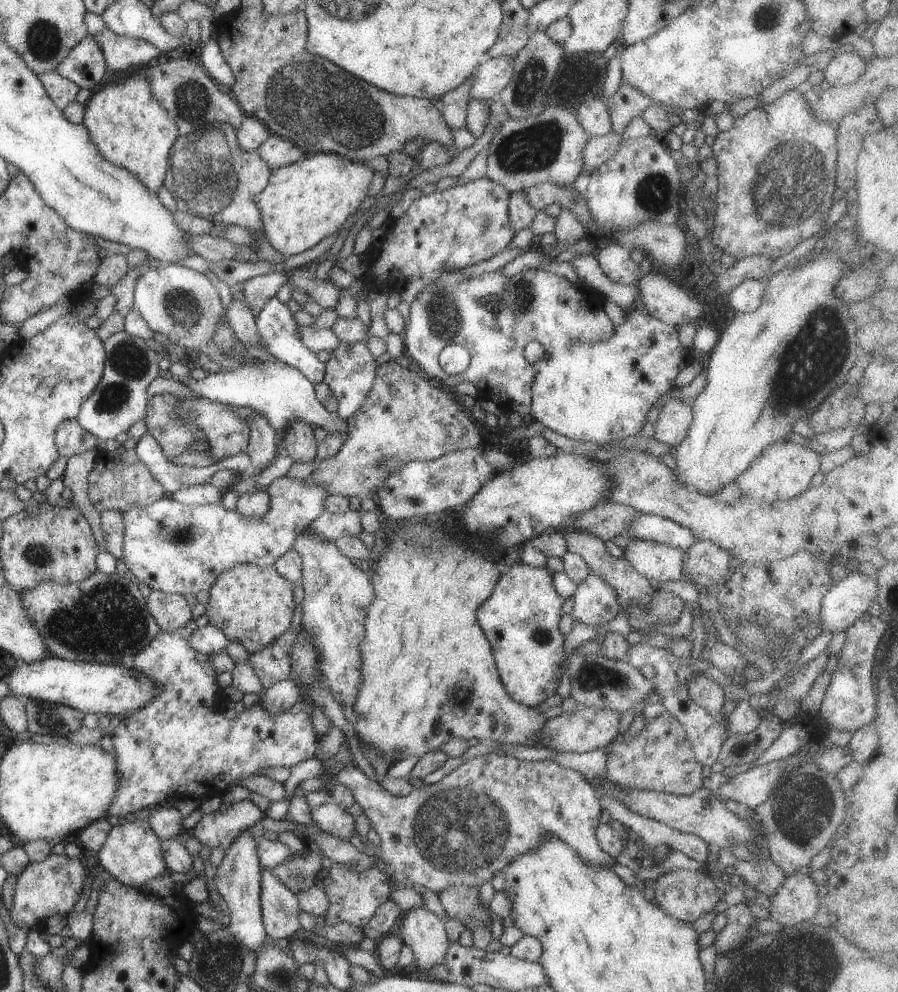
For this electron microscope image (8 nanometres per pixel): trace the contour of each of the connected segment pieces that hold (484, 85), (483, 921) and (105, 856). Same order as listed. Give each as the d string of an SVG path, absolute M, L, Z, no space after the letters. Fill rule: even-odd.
M516 56L485 58L473 72L474 80L470 86L471 100L494 100L510 82L514 72Z
M456 884L444 891L440 890L438 896L440 902L443 902L447 916L456 918L462 926L472 932L473 946L486 950L492 940L492 918L490 906L482 903L479 894L480 889Z
M137 819L134 822L123 820L119 825L111 828L106 842L102 844L97 854L98 861L118 882L129 887L141 887L168 870L160 842L162 839L157 836L146 820Z

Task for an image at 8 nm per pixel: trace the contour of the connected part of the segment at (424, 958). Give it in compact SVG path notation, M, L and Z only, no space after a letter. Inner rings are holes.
M425 904L408 910L396 930L405 944L412 948L416 966L420 970L432 970L440 960L445 960L450 941L444 922Z

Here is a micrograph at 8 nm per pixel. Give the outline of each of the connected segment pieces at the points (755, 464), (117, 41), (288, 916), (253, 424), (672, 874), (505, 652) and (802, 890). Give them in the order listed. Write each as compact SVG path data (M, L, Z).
M776 442L764 448L764 452L760 452L760 456L756 456L756 460L752 460L752 464L735 481L743 496L767 501L790 500L812 486L812 478L820 470L819 456L800 443Z
M106 28L93 37L94 42L98 42L98 46L102 48L106 66L112 72L134 66L144 67L163 58L164 53L146 40L120 36Z
M261 867L261 918L270 940L289 938L301 928L298 916L302 912L296 895L282 884L270 869Z
M262 413L256 414L252 419L248 417L246 420L250 426L250 442L247 453L252 460L254 471L260 471L277 458L276 432L270 428L270 424Z
M674 868L664 876L656 879L654 885L657 905L664 910L669 917L680 922L691 923L708 912L712 911L720 901L715 880L706 871L690 871Z
M519 562L500 576L500 580L494 588L494 594L484 602L484 606L480 608L480 614L478 614L480 626L482 626L482 630L491 644L500 680L506 688L506 692L512 700L533 709L540 706L546 698L556 692L563 676L562 669L565 656L562 645L565 637L560 632L560 621L564 615L562 611L564 598L556 592L552 576L554 576L554 573L548 570L547 566L534 567Z
M787 875L780 890L770 896L770 918L783 926L811 920L822 905L818 897L818 885L809 875Z

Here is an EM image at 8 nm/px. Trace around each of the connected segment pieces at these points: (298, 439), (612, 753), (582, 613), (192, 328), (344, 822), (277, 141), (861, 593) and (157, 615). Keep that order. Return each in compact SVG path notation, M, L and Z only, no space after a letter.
M294 420L284 432L283 445L294 462L312 462L317 458L319 442L314 437L314 426L304 420Z
M667 710L656 718L648 719L644 728L636 735L616 735L616 738L606 748L607 780L614 782L620 788L638 788L656 792L673 793L678 796L688 796L703 787L702 764L695 759L694 749L688 740L684 727Z
M592 572L580 582L573 596L574 607L571 614L574 620L594 625L601 631L621 610L614 588Z
M149 263L136 280L134 306L154 332L165 334L181 346L186 357L198 356L225 316L226 306L222 304L213 278L186 266Z
M325 803L311 808L312 820L316 827L336 838L350 842L356 831L356 817L340 808L337 804Z
M271 134L266 138L257 150L260 158L266 160L266 164L271 169L294 164L307 156L303 149L292 144L292 141L284 140L284 137L276 136L276 134Z
M858 571L835 582L822 600L818 622L823 632L842 632L852 626L877 600L877 580Z
M152 591L147 597L147 611L152 614L162 632L174 632L186 626L198 609L188 605L184 596L164 591Z

